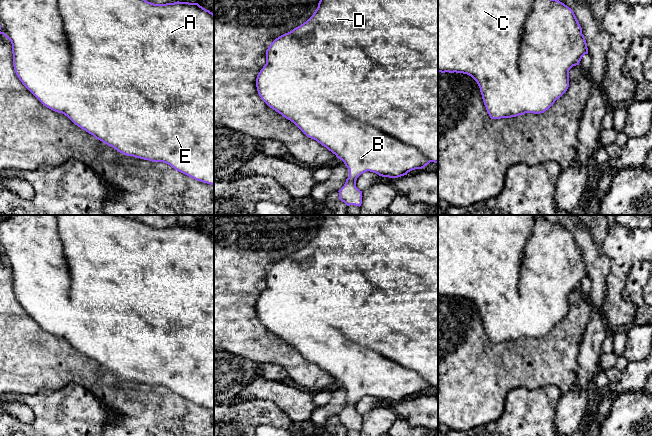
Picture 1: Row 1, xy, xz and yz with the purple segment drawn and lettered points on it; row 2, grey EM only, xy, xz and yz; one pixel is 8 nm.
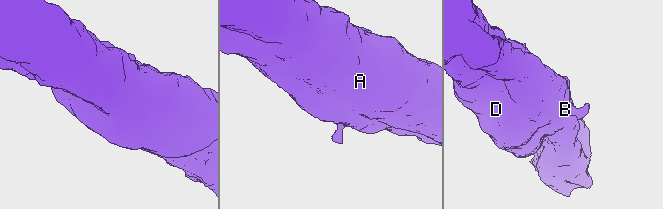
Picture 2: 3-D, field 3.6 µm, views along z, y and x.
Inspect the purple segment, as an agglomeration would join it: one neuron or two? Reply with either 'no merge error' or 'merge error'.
no merge error

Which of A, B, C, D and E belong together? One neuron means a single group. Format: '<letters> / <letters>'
A B C D E

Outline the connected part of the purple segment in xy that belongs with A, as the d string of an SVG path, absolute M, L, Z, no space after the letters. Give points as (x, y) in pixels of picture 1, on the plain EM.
M10 215L0 221L0 258L12 268L13 290L22 308L47 332L67 340L75 349L118 376L152 386L163 386L175 394L203 407L214 409L214 238L198 227L174 226L154 228L135 219L119 215Z

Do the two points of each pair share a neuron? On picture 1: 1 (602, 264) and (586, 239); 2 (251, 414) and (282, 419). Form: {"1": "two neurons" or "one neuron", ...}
{"1": "one neuron", "2": "one neuron"}

